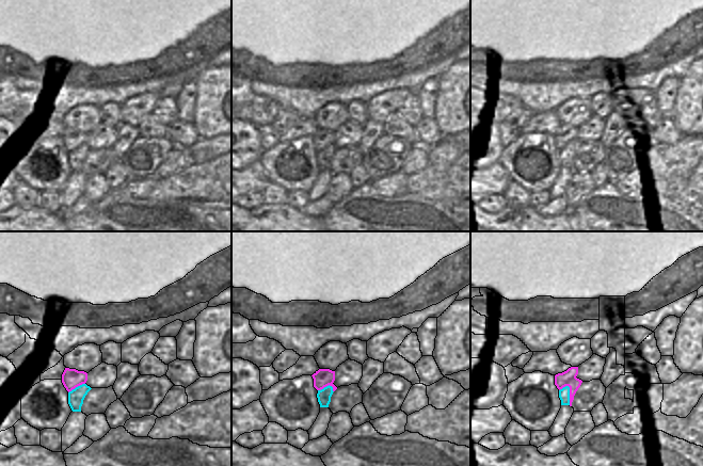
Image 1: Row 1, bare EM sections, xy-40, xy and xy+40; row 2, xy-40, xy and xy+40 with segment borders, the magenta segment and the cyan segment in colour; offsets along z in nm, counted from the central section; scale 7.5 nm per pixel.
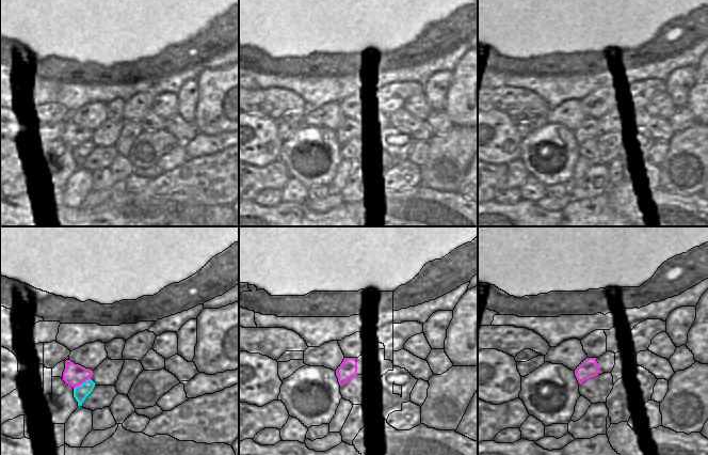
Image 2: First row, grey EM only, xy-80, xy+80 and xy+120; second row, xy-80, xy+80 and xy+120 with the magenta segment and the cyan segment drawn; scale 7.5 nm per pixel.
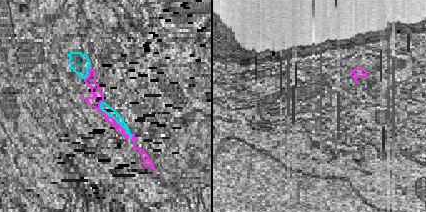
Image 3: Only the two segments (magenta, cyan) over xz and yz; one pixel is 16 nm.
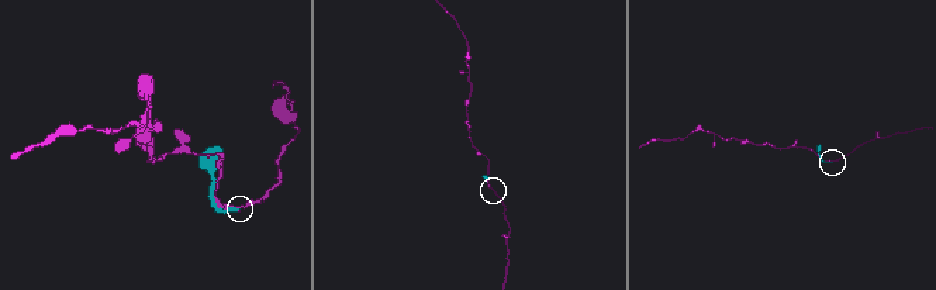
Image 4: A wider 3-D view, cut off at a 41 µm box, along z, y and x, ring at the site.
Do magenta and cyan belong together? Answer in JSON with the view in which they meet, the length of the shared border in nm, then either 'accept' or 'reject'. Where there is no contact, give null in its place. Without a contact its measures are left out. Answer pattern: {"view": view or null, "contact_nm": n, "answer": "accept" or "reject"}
{"view": "xy+40", "contact_nm": 160, "answer": "reject"}

